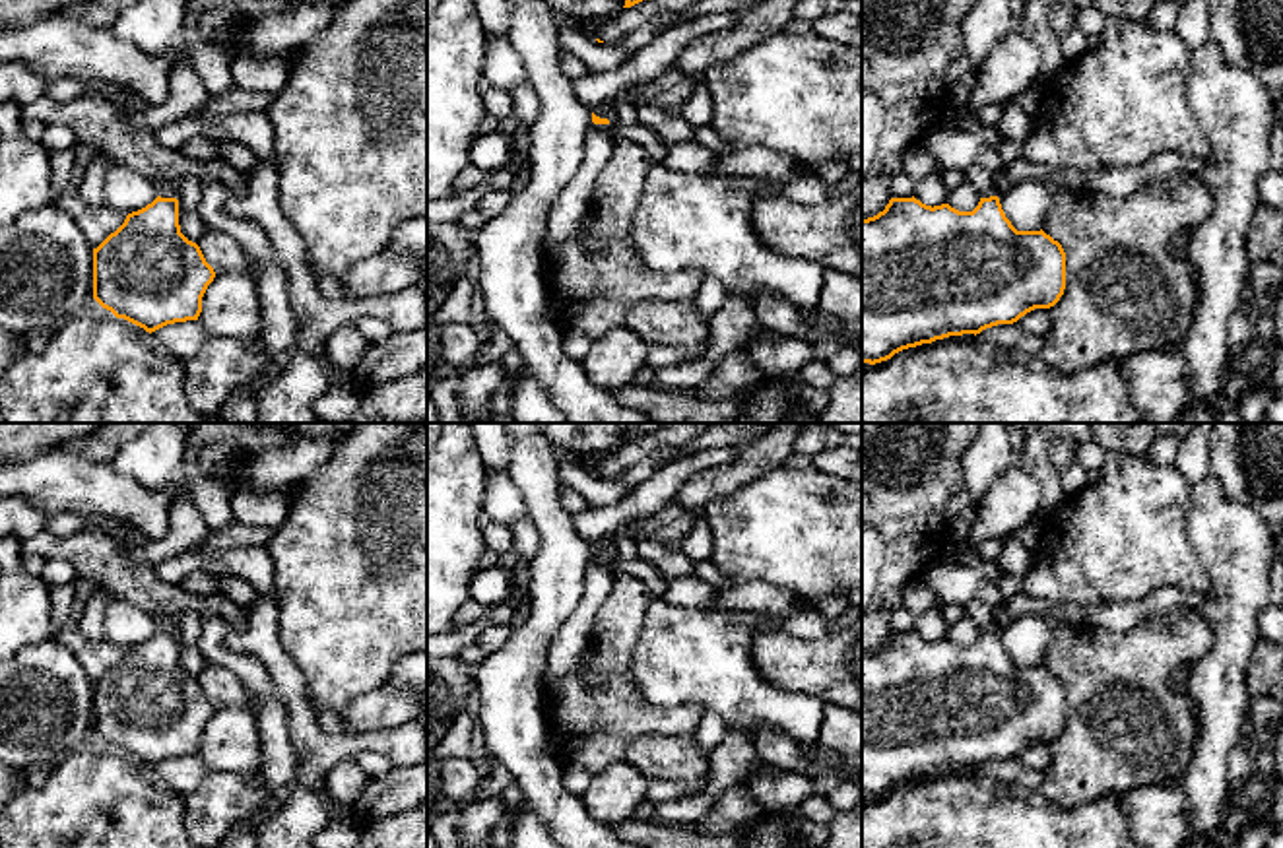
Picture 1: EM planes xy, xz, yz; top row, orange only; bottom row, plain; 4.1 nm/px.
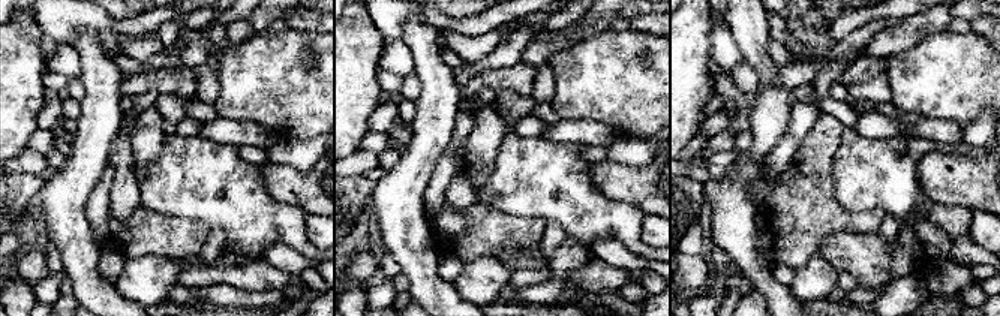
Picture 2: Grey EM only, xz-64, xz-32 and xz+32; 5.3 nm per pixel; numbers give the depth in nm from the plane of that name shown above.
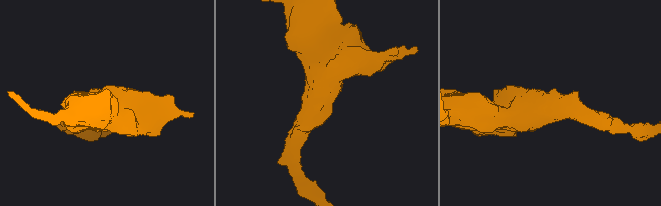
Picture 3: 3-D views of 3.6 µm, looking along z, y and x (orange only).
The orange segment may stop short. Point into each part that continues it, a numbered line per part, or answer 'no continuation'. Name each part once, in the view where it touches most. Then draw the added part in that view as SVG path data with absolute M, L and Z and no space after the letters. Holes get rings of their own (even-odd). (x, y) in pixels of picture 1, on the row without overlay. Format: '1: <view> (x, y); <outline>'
no continuation

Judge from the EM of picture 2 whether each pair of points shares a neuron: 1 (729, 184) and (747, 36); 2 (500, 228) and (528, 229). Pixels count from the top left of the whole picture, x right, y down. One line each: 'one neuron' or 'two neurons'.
1: one neuron
2: one neuron

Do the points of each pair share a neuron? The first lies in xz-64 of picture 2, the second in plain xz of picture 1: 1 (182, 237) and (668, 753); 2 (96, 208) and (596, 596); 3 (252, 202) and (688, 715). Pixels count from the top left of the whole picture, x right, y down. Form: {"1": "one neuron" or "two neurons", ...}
{"1": "two neurons", "2": "one neuron", "3": "two neurons"}

